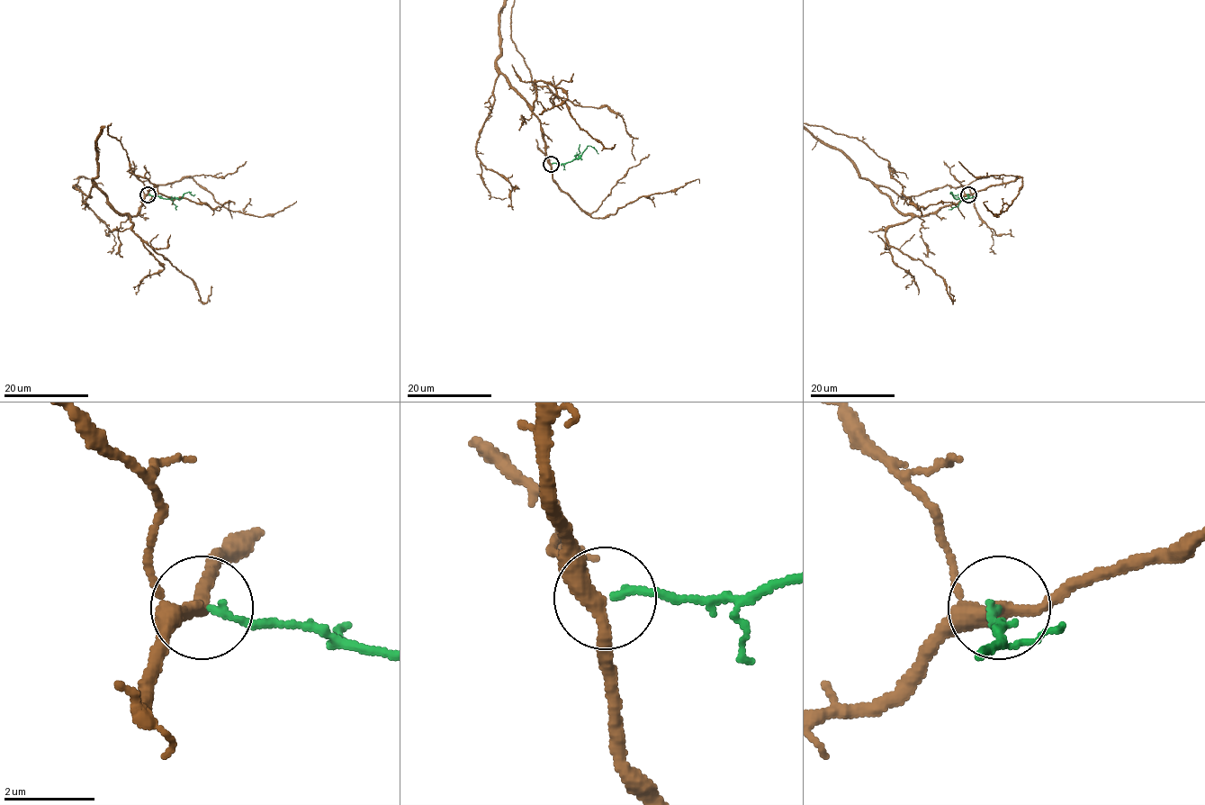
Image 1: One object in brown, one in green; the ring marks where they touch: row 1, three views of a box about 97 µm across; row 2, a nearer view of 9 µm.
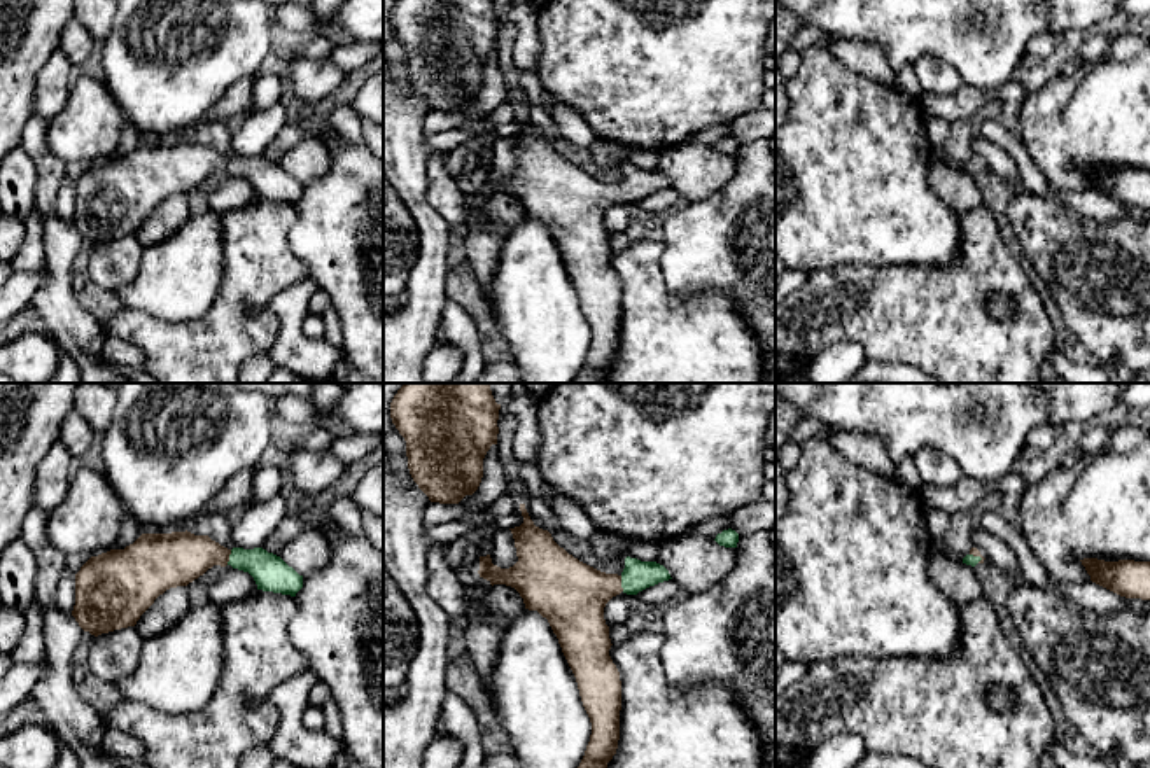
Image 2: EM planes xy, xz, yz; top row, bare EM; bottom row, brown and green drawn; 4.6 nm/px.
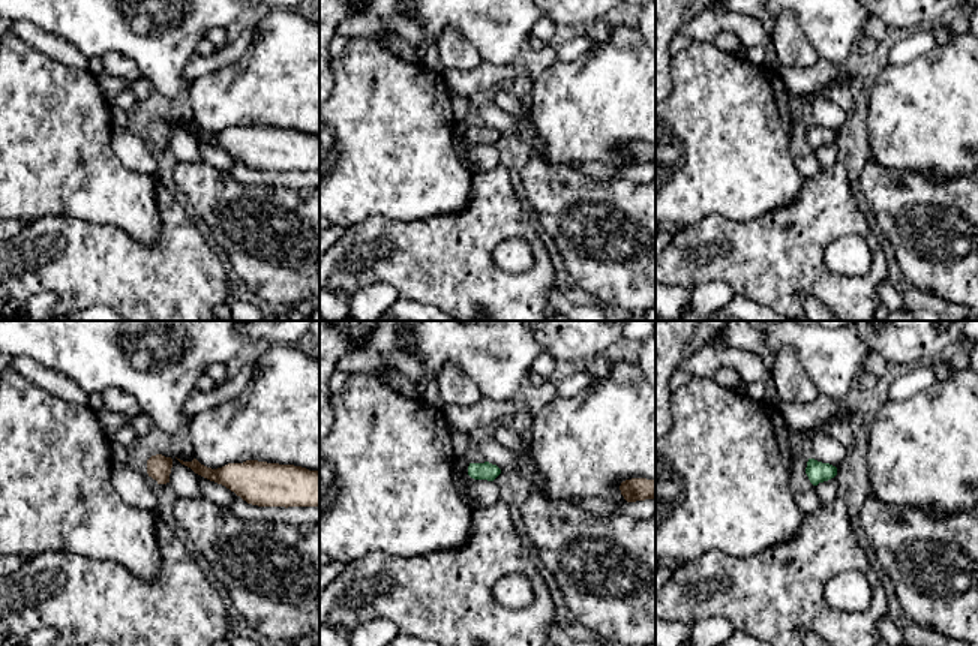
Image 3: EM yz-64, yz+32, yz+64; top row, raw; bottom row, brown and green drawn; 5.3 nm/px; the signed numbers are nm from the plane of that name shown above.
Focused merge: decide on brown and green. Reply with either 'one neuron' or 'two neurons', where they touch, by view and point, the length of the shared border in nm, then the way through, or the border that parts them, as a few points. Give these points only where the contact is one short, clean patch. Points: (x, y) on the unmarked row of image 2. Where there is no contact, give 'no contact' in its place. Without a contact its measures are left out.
one neuron | xy (228, 165) | 80 nm | across xy (177, 167), (228, 165), (254, 168), (270, 181)

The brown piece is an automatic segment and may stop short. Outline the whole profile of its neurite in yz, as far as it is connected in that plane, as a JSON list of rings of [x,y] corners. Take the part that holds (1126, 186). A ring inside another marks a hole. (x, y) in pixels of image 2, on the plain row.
[[[1080,168],[1090,189],[1125,206],[1150,208],[1150,170]]]

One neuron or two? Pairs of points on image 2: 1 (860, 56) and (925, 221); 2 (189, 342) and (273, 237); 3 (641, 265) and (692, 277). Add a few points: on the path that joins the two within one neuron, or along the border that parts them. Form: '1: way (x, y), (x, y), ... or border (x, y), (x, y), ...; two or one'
1: border (834, 56), (874, 81), (895, 86); two
2: way (219, 326), (256, 266); one
3: border (662, 242), (664, 282), (676, 296), (688, 300); two

